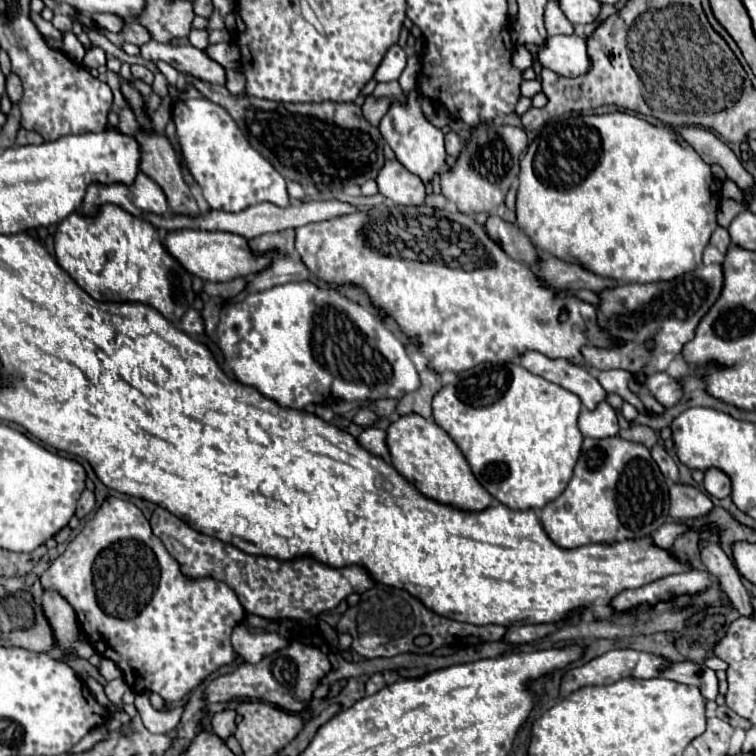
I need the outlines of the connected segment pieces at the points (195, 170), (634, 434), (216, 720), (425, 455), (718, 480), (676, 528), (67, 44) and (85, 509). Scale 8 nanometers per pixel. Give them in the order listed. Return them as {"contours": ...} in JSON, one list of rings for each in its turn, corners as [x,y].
{"contours":[[[[206,98],[178,100],[172,106],[172,122],[186,166],[214,210],[240,212],[260,202],[274,202],[278,206],[290,204],[286,180],[246,142],[240,128],[222,106]]],[[[630,426],[626,430],[620,430],[618,432],[624,440],[632,440],[632,442],[638,442],[638,444],[644,444],[646,448],[652,448],[658,440],[656,440],[656,432],[650,428],[650,426]]],[[[222,710],[212,716],[212,728],[222,740],[226,740],[230,734],[234,734],[234,730],[236,730],[234,718],[236,718],[236,710]]],[[[414,412],[404,414],[390,422],[386,430],[386,446],[390,450],[392,466],[424,496],[460,510],[484,510],[492,504],[492,496],[478,484],[464,454],[436,422],[426,420]]],[[[710,468],[710,470],[706,470],[704,488],[708,494],[712,494],[716,498],[726,498],[732,492],[732,482],[726,472],[722,472],[718,468]]],[[[668,522],[668,524],[660,526],[658,532],[652,534],[652,538],[654,538],[654,542],[656,542],[660,548],[670,548],[670,546],[674,544],[674,540],[676,540],[680,534],[688,532],[688,530],[692,530],[692,528],[686,526],[686,524],[682,524],[682,522]]],[[[66,32],[64,34],[64,52],[74,60],[74,62],[82,62],[82,58],[84,58],[84,46],[78,42],[78,38],[72,34],[72,32]]],[[[84,490],[84,492],[82,492],[82,496],[80,496],[80,500],[78,500],[76,516],[78,516],[78,518],[84,518],[86,514],[90,514],[90,512],[92,512],[92,508],[94,508],[94,492]]]]}

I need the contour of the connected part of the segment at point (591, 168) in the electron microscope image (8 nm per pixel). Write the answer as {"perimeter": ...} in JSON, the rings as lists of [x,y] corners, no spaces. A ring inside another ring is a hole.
{"perimeter":[[[628,112],[562,116],[542,126],[520,160],[516,218],[522,232],[550,256],[574,262],[622,284],[660,282],[702,264],[702,252],[716,230],[720,186],[698,152],[666,126],[654,126]]]}

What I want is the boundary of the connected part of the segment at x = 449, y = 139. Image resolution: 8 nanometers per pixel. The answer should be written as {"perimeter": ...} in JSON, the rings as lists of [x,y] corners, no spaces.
{"perimeter":[[[446,130],[444,138],[446,138],[446,152],[448,152],[450,156],[456,156],[456,154],[462,152],[462,148],[464,148],[464,140],[462,140],[460,136],[456,136],[456,132]]]}

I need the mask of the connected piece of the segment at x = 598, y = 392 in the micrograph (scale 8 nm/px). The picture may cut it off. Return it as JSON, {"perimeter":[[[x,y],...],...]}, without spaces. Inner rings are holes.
{"perimeter":[[[528,350],[526,354],[518,356],[518,362],[532,374],[538,374],[574,392],[588,410],[596,408],[596,404],[606,398],[606,390],[600,386],[600,382],[582,366],[566,362],[566,358],[546,358],[540,352]]]}

